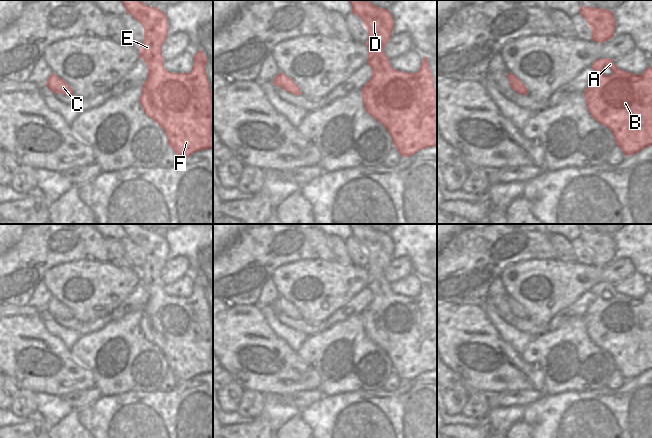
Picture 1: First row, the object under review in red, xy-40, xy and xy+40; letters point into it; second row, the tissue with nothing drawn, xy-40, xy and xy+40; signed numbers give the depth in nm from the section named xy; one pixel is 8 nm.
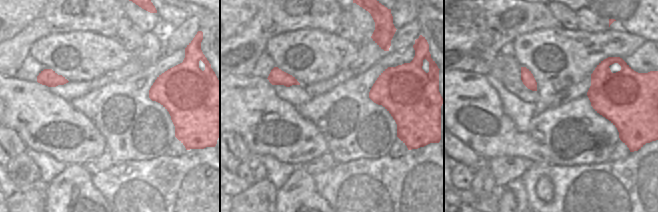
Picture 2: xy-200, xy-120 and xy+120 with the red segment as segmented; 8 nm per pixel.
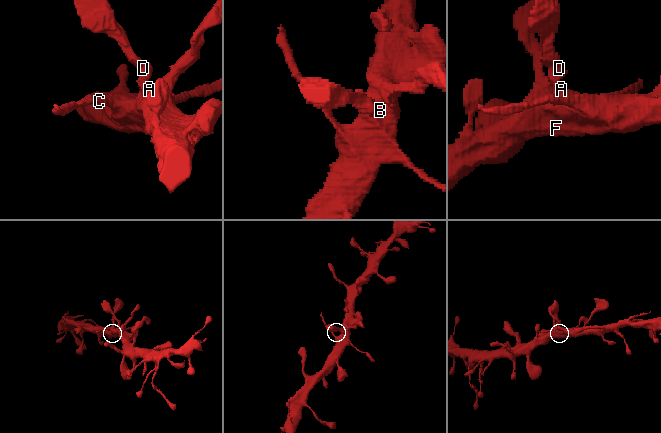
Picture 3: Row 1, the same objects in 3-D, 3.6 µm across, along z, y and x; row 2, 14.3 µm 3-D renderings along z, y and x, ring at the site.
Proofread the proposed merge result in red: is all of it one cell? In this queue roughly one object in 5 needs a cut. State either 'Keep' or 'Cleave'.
Keep.

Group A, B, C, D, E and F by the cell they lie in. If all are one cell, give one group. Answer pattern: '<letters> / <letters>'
A B C D E F

